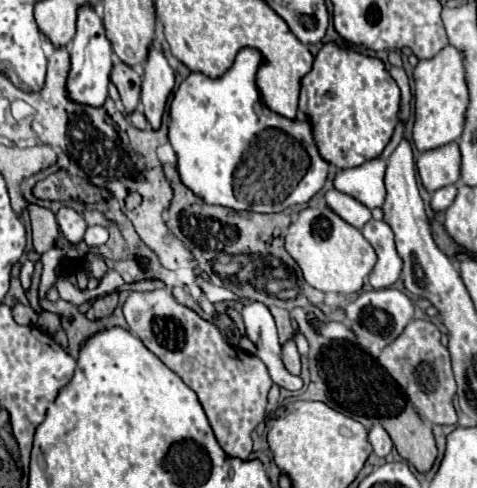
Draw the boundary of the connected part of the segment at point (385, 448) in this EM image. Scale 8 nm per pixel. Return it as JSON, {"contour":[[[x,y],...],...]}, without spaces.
{"contour":[[[374,424],[370,430],[368,430],[368,442],[372,444],[372,450],[376,456],[384,458],[390,454],[392,450],[392,440],[388,436],[388,432],[380,426],[380,424]]]}

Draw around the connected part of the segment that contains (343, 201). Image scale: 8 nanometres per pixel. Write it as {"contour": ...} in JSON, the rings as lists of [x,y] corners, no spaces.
{"contour":[[[328,190],[324,194],[324,202],[330,210],[334,210],[344,222],[348,222],[350,226],[354,228],[362,228],[366,222],[370,222],[370,210],[360,204],[358,200],[354,200],[352,196],[348,194],[342,194],[342,192],[336,192],[336,190]]]}

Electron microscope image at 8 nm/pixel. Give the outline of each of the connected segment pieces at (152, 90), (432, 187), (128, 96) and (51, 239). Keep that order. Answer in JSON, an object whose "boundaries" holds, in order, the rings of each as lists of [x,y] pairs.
{"boundaries":[[[[150,46],[148,58],[144,62],[142,78],[142,106],[144,116],[152,128],[160,128],[160,120],[168,102],[168,96],[174,88],[176,72],[168,64],[166,54],[160,48]]],[[[446,144],[436,150],[422,152],[416,162],[420,180],[428,192],[436,192],[444,186],[460,180],[460,150],[458,144]]],[[[116,62],[112,68],[112,74],[110,74],[110,80],[118,88],[126,110],[134,112],[138,106],[138,100],[140,100],[140,76],[134,72],[132,66],[128,66],[124,62]]],[[[28,206],[30,220],[32,220],[32,236],[34,236],[34,250],[38,254],[48,252],[56,246],[60,238],[60,228],[56,222],[56,216],[40,206]]]]}

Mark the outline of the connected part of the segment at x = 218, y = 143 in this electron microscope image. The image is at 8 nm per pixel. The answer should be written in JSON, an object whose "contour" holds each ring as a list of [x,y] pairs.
{"contour":[[[254,48],[238,52],[234,66],[220,78],[212,80],[200,72],[192,72],[174,92],[170,102],[168,138],[178,156],[176,168],[182,184],[192,190],[206,204],[226,206],[232,210],[250,212],[282,212],[294,204],[306,204],[322,186],[328,176],[328,164],[320,160],[312,140],[308,120],[288,120],[266,108],[256,88],[256,68],[262,56]]]}

